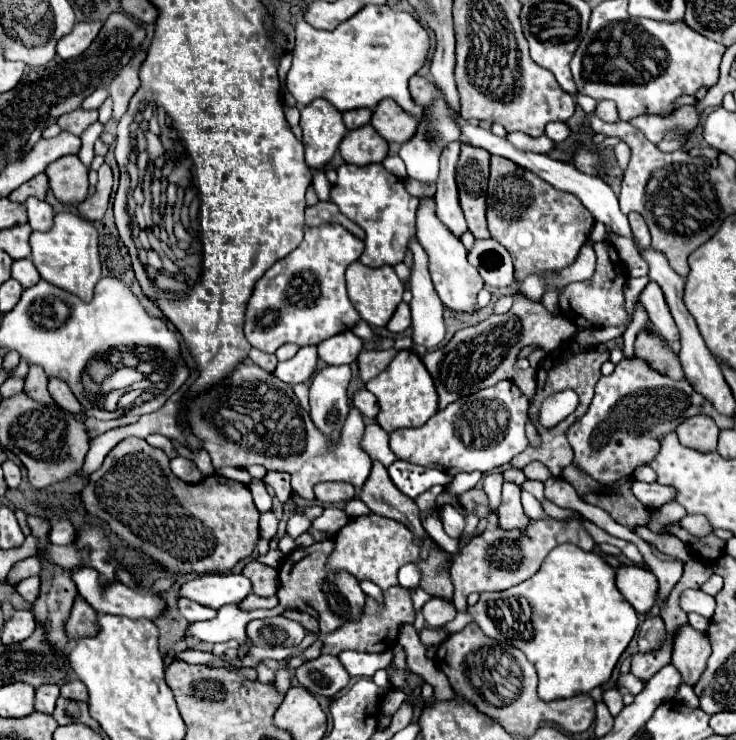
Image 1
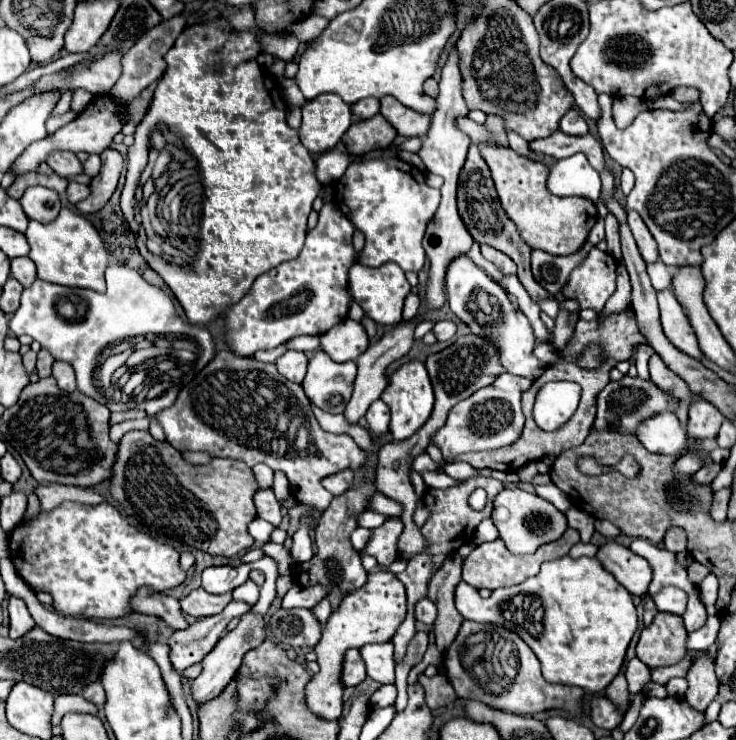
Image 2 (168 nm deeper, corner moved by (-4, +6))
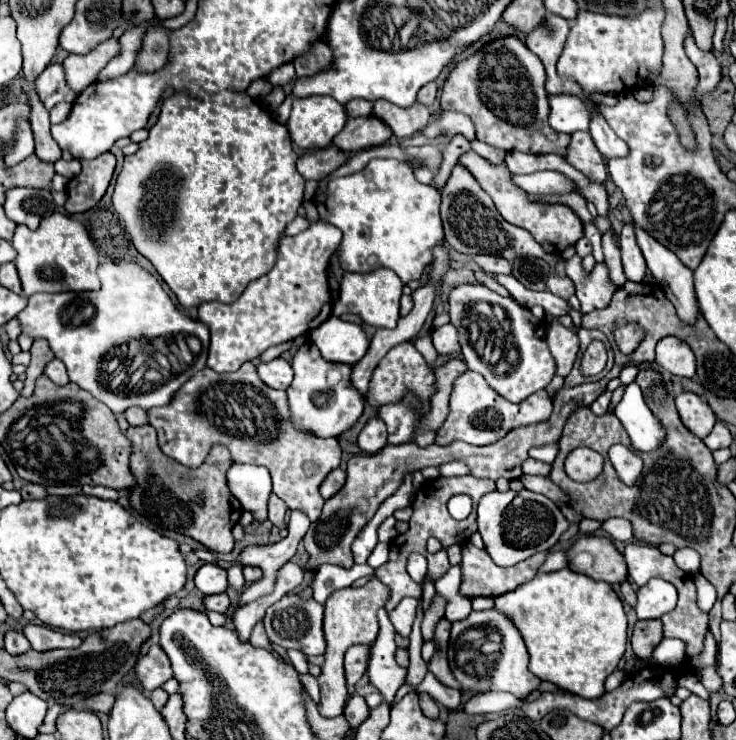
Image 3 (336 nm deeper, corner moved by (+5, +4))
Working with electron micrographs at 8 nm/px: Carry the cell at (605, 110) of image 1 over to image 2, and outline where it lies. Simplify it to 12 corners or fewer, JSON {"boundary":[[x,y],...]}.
{"boundary":[[614,98],[612,118],[626,128],[646,110],[644,100]]}

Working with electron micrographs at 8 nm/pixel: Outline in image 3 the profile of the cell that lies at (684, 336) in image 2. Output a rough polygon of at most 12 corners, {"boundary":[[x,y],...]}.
{"boundary":[[675,336],[659,340],[655,362],[673,376],[695,376],[695,356]]}

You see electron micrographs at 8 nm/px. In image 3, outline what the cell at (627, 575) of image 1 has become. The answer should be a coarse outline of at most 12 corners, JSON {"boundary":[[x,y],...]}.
{"boundary":[[581,536],[569,558],[587,552],[593,564],[583,574],[621,584],[627,564],[605,536]]}

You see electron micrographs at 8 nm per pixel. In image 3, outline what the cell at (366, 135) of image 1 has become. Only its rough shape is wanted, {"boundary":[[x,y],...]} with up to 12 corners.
{"boundary":[[375,116],[349,118],[333,138],[343,152],[359,152],[393,138]]}

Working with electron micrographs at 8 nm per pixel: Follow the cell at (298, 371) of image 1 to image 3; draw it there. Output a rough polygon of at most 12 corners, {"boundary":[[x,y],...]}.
{"boundary":[[283,358],[257,364],[269,388],[287,390],[293,370]]}

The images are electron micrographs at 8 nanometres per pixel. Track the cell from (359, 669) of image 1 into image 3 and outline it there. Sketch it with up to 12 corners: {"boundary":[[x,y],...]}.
{"boundary":[[381,606],[379,636],[371,646],[369,678],[393,704],[407,680],[395,662],[395,630]]}

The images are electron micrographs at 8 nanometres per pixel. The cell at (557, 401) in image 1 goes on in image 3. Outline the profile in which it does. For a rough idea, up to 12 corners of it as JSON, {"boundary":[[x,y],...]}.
{"boundary":[[481,374],[453,384],[435,442],[487,446],[553,412],[545,390],[501,400]]}

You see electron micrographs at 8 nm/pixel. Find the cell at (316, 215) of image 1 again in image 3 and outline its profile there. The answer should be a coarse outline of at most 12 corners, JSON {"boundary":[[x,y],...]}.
{"boundary":[[297,216],[287,228],[285,236],[297,236],[309,222]]}

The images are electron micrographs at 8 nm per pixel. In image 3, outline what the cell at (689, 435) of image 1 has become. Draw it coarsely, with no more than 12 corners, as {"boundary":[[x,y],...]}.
{"boundary":[[695,392],[675,398],[681,422],[705,438],[717,422]]}

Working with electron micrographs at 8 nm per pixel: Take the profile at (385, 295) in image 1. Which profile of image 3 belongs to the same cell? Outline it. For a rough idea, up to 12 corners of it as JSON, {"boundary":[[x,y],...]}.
{"boundary":[[395,272],[343,274],[333,316],[351,312],[395,328],[403,284]]}

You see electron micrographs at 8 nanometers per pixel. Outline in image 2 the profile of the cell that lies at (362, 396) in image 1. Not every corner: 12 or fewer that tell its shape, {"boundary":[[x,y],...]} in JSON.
{"boundary":[[382,400],[370,404],[366,420],[374,436],[388,432],[390,410]]}

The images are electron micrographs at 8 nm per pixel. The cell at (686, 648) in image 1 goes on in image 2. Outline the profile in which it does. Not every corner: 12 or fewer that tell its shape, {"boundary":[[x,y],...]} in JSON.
{"boundary":[[706,650],[688,652],[692,664],[686,702],[696,710],[718,694],[714,658]]}

